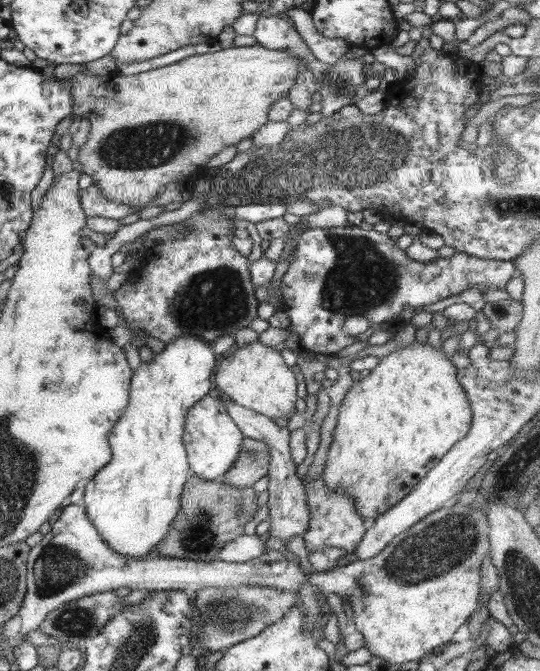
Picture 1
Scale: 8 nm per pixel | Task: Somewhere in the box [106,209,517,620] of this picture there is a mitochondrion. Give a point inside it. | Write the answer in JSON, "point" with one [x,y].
{"point":[362,277]}

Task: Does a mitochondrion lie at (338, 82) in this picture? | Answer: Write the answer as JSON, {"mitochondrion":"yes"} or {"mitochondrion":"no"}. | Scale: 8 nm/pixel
{"mitochondrion":"yes"}

